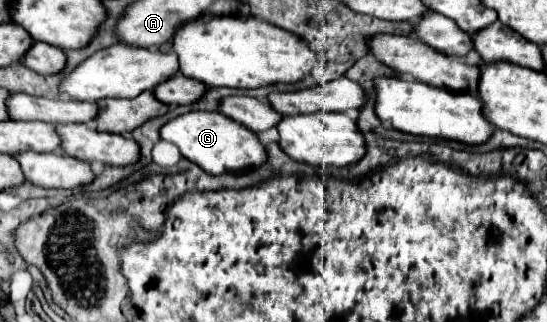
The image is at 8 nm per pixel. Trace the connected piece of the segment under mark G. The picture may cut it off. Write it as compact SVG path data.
M189 112L169 120L161 130L161 138L173 142L181 156L201 166L207 174L219 176L225 172L237 172L245 168L259 168L267 162L265 146L259 142L257 134L241 126L221 112Z

